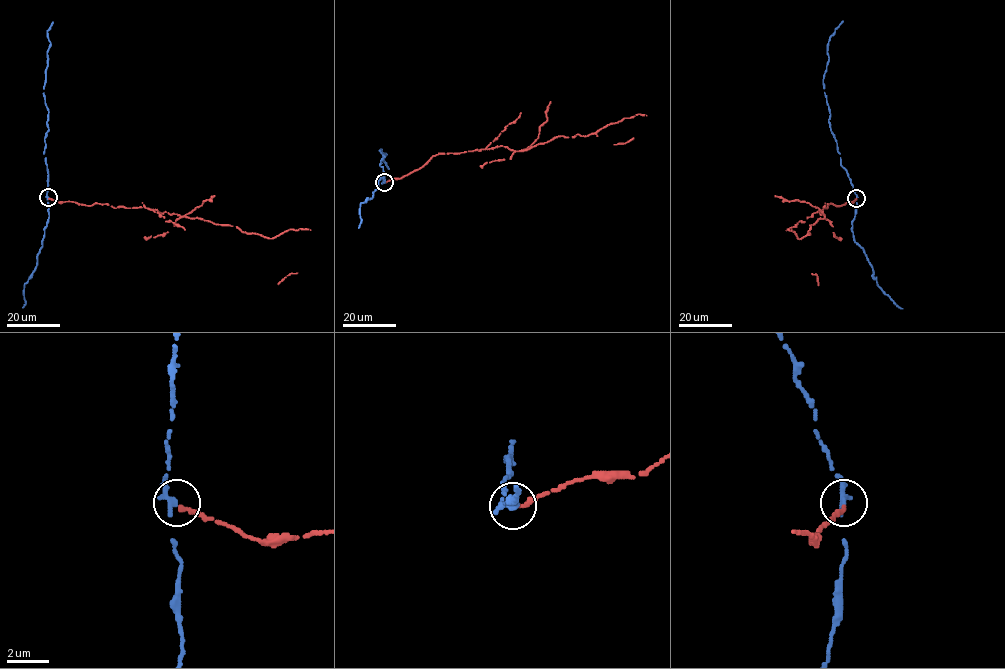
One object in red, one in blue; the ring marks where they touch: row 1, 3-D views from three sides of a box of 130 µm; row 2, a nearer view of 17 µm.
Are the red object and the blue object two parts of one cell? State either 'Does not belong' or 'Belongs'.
Does not belong

